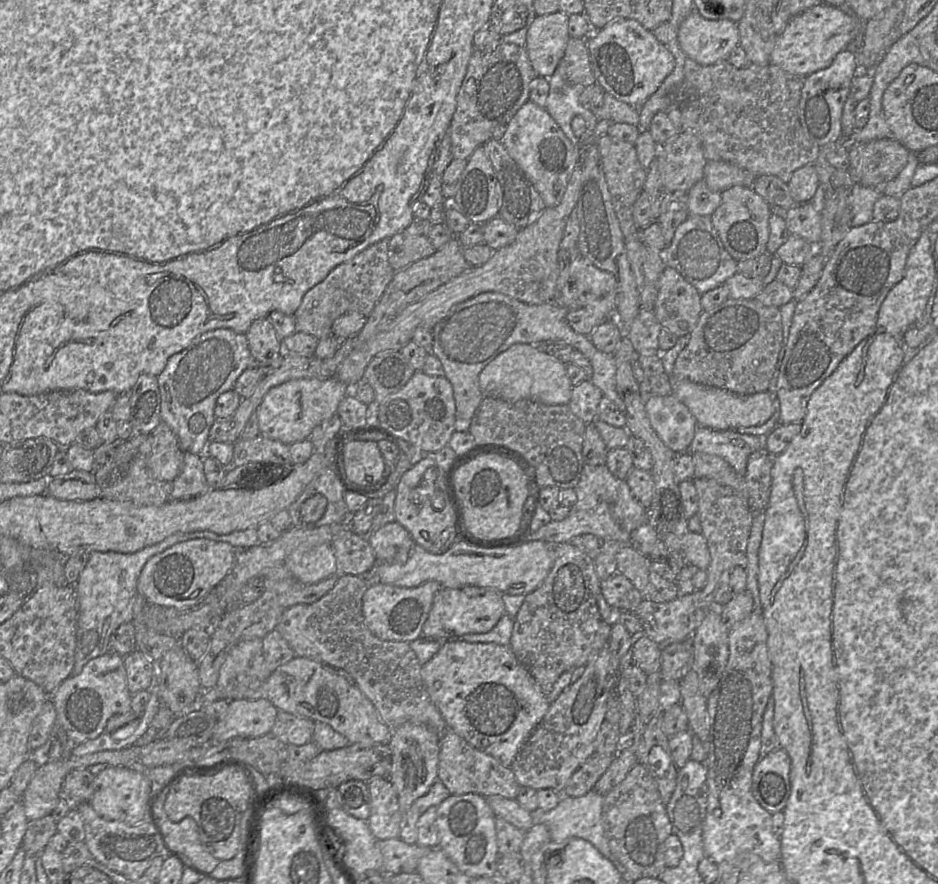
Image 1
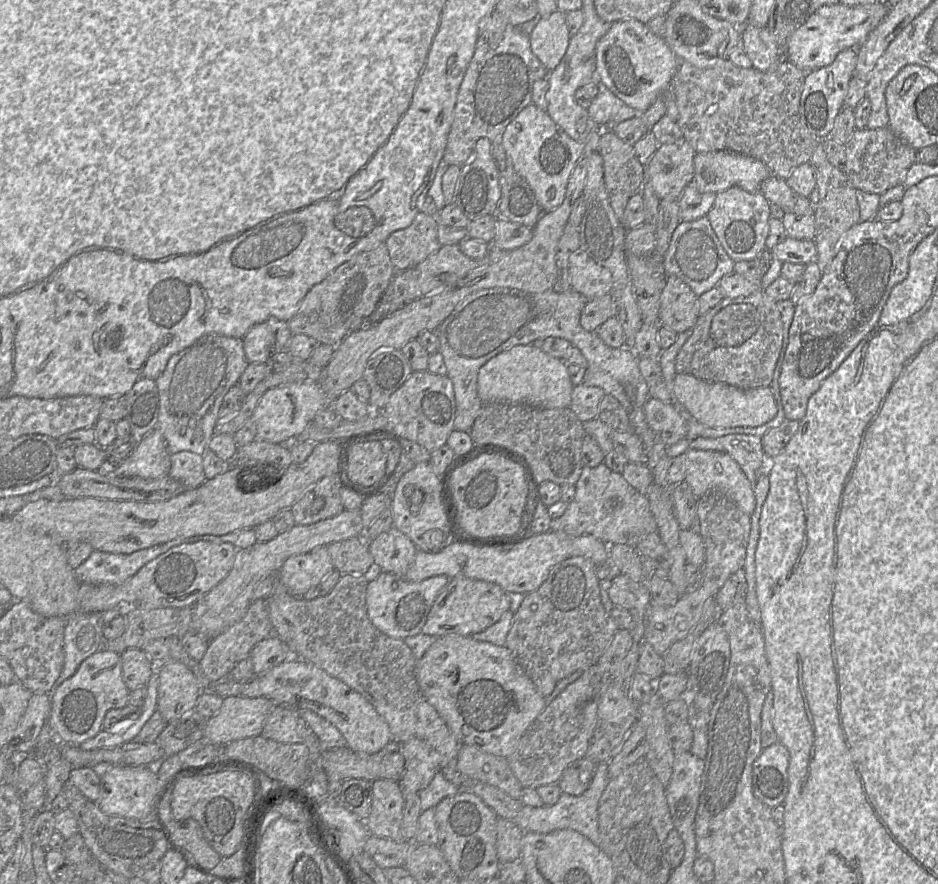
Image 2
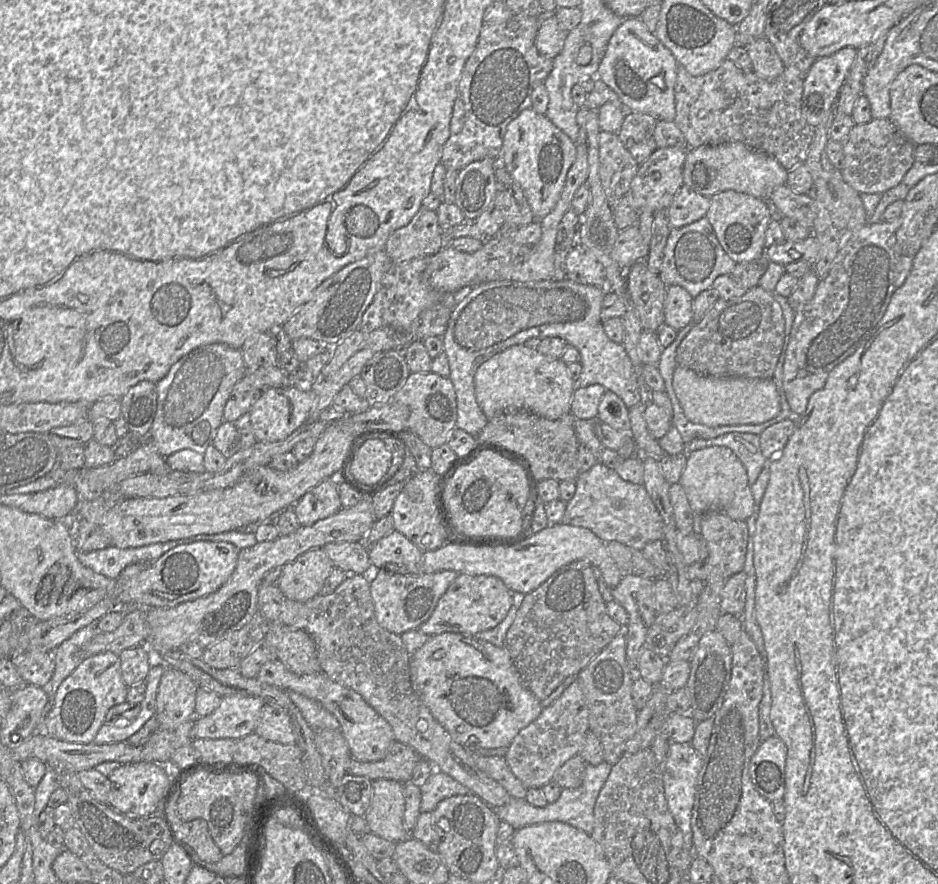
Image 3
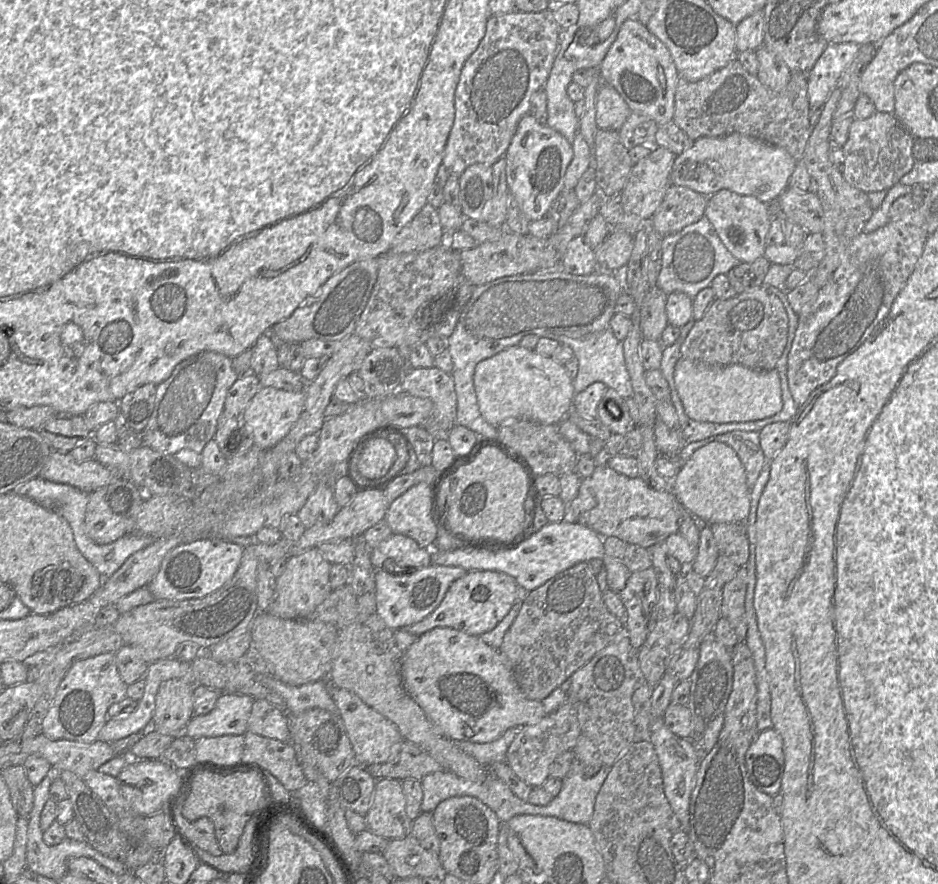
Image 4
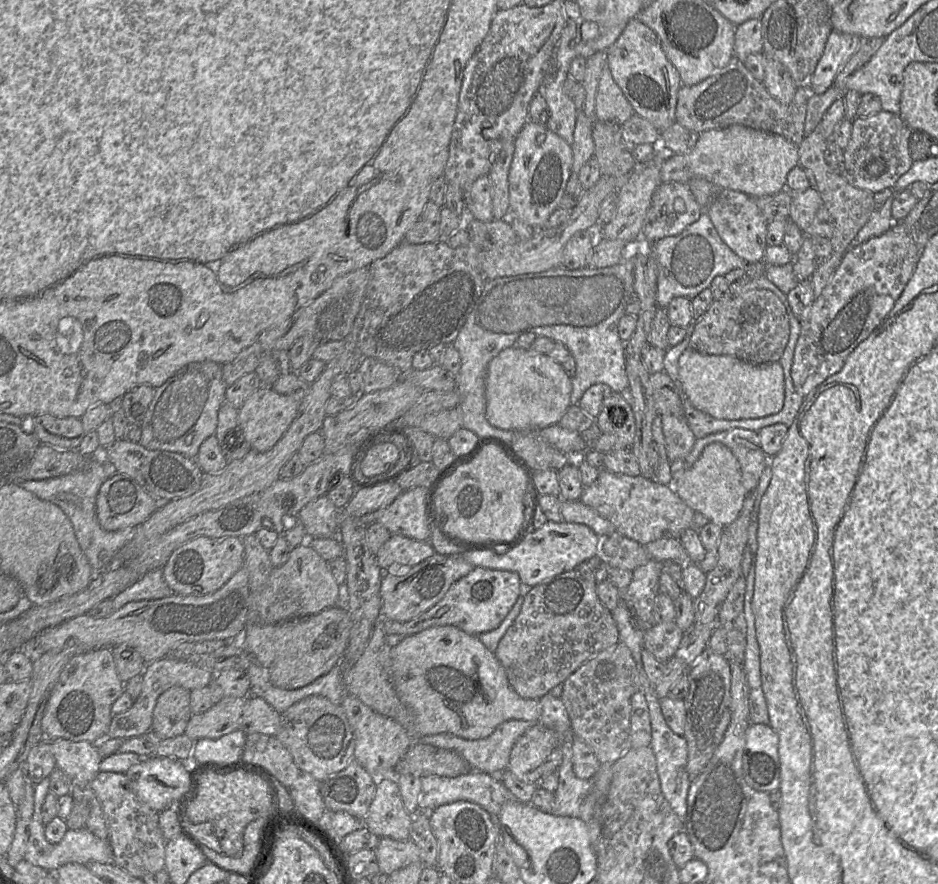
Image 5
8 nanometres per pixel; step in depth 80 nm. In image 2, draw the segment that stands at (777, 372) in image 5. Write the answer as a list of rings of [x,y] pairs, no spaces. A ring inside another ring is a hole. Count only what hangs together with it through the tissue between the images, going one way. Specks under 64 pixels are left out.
[[[676,373],[672,394],[694,419],[713,428],[758,427],[772,420],[777,413],[769,387],[742,390],[725,383],[710,383],[690,374]]]

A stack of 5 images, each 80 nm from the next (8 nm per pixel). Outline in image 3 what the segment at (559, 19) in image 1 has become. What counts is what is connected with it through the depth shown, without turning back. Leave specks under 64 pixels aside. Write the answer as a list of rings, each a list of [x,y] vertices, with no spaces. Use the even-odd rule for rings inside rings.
[[[554,13],[545,15],[535,38],[535,46],[543,56],[554,59],[563,49],[567,31],[564,30]]]

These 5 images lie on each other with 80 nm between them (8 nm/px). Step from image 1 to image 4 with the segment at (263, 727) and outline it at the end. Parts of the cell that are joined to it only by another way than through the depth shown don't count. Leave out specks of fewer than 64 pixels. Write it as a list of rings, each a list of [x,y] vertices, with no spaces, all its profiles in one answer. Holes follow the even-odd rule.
[[[220,693],[215,707],[204,715],[194,714],[183,733],[194,740],[200,737],[244,735],[254,700],[245,694]]]

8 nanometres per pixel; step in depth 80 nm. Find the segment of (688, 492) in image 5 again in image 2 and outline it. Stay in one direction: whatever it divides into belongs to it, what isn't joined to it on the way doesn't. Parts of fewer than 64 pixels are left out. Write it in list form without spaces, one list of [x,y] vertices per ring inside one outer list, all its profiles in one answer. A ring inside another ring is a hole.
[[[688,449],[686,452],[686,476],[694,496],[700,498],[711,491],[719,491],[732,500],[744,513],[751,516],[755,509],[753,484],[745,476],[738,463],[726,452]]]

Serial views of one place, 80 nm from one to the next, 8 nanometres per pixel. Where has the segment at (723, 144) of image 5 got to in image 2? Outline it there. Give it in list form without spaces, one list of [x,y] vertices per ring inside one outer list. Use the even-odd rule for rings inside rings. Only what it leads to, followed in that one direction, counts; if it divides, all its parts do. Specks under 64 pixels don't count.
[[[730,151],[696,153],[694,176],[689,185],[701,193],[719,193],[731,187],[739,187],[746,192],[759,192],[761,183],[773,174],[761,161]]]

